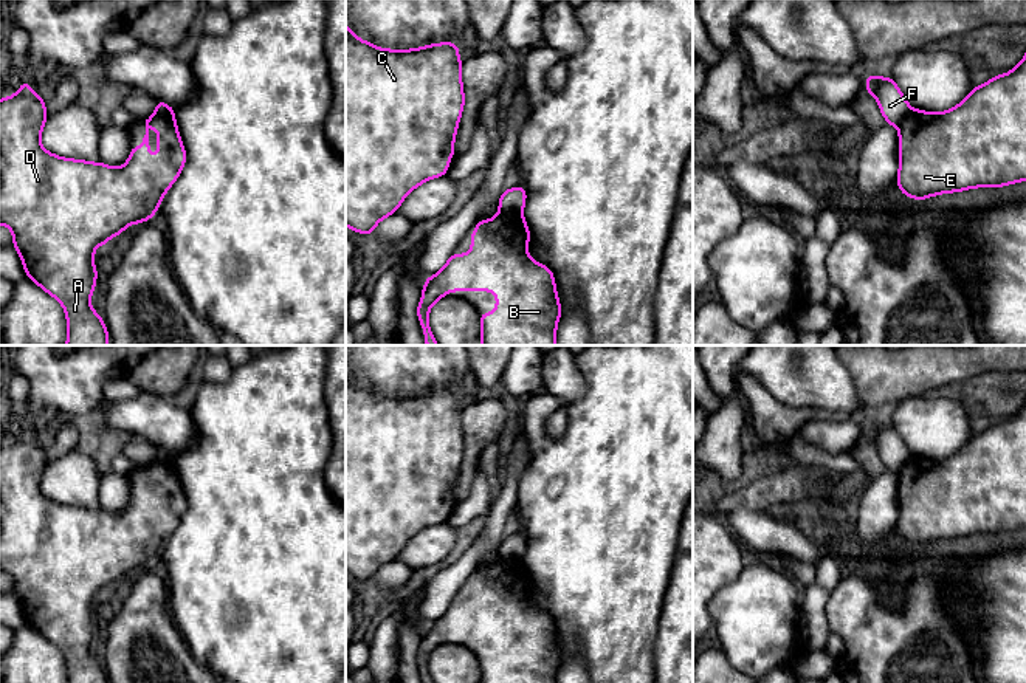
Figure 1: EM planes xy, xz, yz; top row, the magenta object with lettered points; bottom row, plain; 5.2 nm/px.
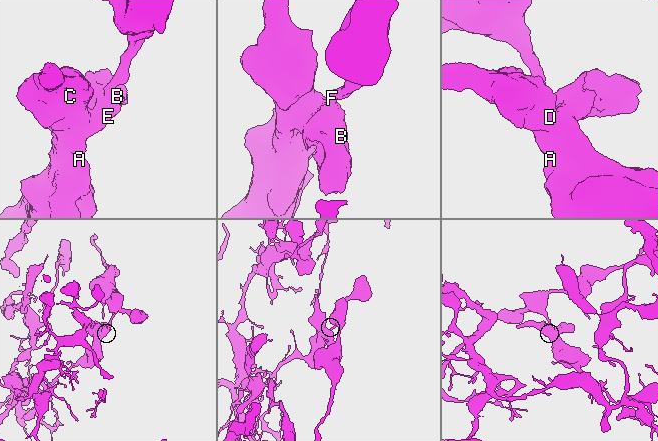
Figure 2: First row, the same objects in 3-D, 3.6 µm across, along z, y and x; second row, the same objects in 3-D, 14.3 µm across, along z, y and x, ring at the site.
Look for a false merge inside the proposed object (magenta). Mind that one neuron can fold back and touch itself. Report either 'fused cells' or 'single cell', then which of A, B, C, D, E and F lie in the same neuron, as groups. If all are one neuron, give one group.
fused cells; A B C D E / F

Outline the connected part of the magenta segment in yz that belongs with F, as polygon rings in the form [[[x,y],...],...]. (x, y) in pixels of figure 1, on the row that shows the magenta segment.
[[[866,74],[866,93],[873,94],[888,125],[899,127],[910,112],[908,101],[891,77]]]

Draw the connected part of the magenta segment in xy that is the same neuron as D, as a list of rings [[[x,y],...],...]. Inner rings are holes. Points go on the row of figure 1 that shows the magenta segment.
[[[26,81],[15,94],[0,99],[0,225],[11,229],[26,277],[64,307],[68,324],[65,345],[108,345],[107,327],[90,305],[98,277],[95,249],[127,226],[153,217],[188,155],[175,115],[169,113],[153,113],[146,119],[141,149],[132,144],[130,156],[121,167],[46,152],[40,142],[45,121],[45,101]],[[150,127],[158,129],[157,161],[149,152]]]

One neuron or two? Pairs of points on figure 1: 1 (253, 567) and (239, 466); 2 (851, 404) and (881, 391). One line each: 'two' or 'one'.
1: one
2: two

